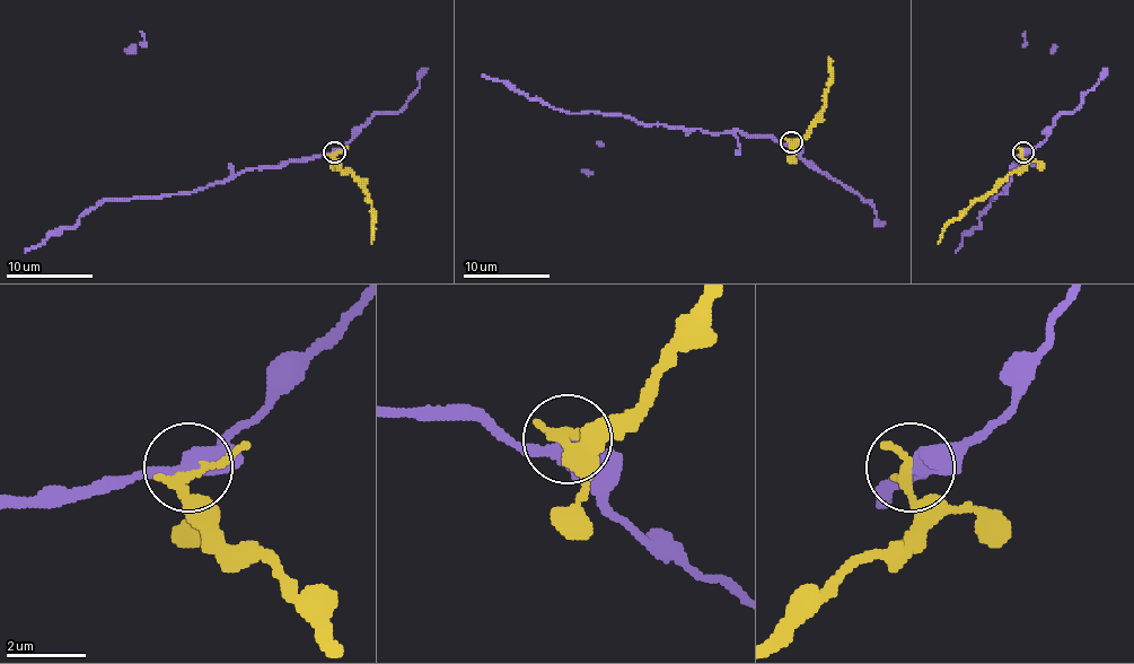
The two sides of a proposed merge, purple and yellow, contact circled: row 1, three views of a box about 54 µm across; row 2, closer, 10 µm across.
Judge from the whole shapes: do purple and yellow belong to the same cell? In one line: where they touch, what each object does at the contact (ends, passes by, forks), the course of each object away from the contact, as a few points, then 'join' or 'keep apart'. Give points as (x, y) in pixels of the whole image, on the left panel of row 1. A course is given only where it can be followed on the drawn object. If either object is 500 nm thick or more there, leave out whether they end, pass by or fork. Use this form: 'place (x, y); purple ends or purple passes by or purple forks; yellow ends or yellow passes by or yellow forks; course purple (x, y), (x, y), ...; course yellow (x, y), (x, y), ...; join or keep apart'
place (334, 153); purple passes by; yellow passes by; course purple (334, 153), (246, 168), (192, 192), (110, 198), (88, 209), (72, 226), (55, 228), (25, 252); course yellow (334, 153), (336, 164), (350, 172), (367, 194), (374, 218), (371, 244); keep apart

